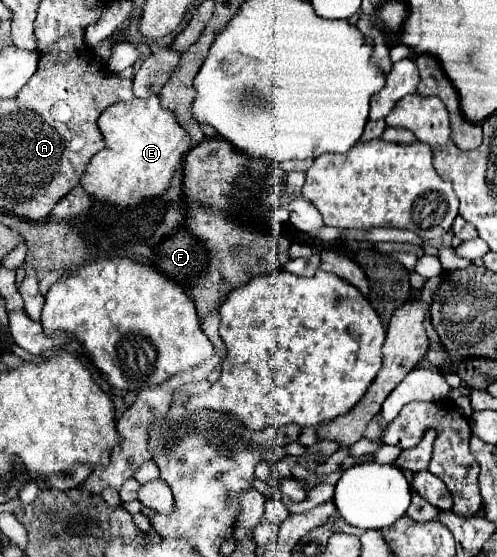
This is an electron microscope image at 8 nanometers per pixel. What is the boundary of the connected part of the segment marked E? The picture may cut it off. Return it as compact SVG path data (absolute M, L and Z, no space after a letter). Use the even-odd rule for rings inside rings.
M152 95L148 99L118 101L118 103L110 105L108 109L104 109L104 113L100 113L96 123L98 123L98 129L100 129L106 145L92 157L92 161L88 161L78 185L82 189L86 189L86 193L90 197L94 197L98 201L108 201L108 203L114 203L120 207L134 207L144 199L162 195L168 189L182 155L188 149L190 137L178 125L176 117L160 105L160 99L156 95Z

